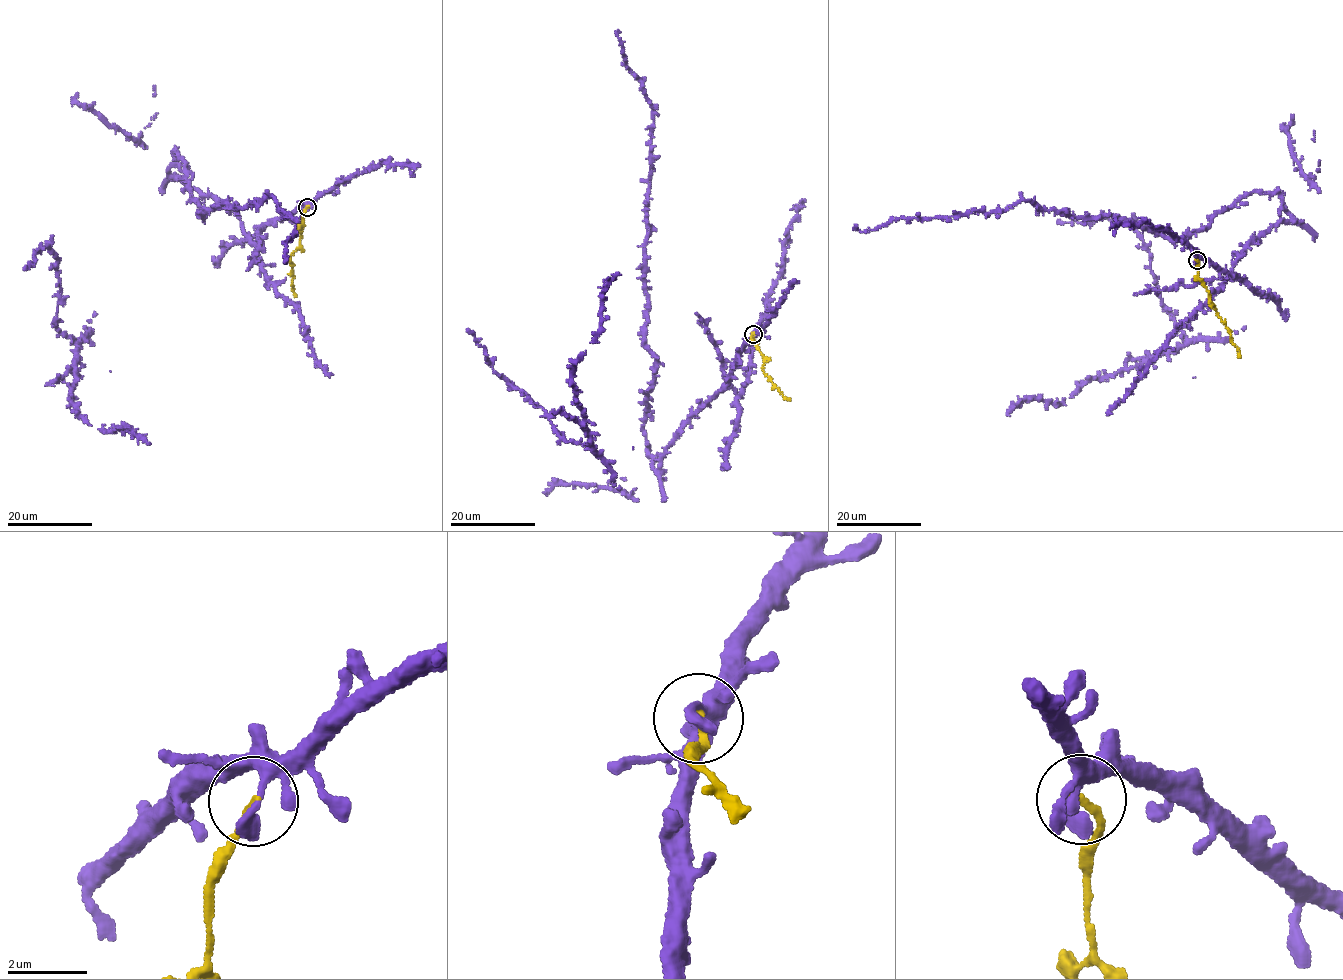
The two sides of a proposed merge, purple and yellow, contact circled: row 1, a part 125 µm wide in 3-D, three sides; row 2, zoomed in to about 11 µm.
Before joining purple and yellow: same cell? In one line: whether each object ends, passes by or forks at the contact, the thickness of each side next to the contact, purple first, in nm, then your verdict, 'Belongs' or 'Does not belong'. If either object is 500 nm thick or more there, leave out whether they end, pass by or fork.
At the ring purple forks. At the ring yellow ends. Thickness 240 nm (purple) against 200 nm. Does not belong

